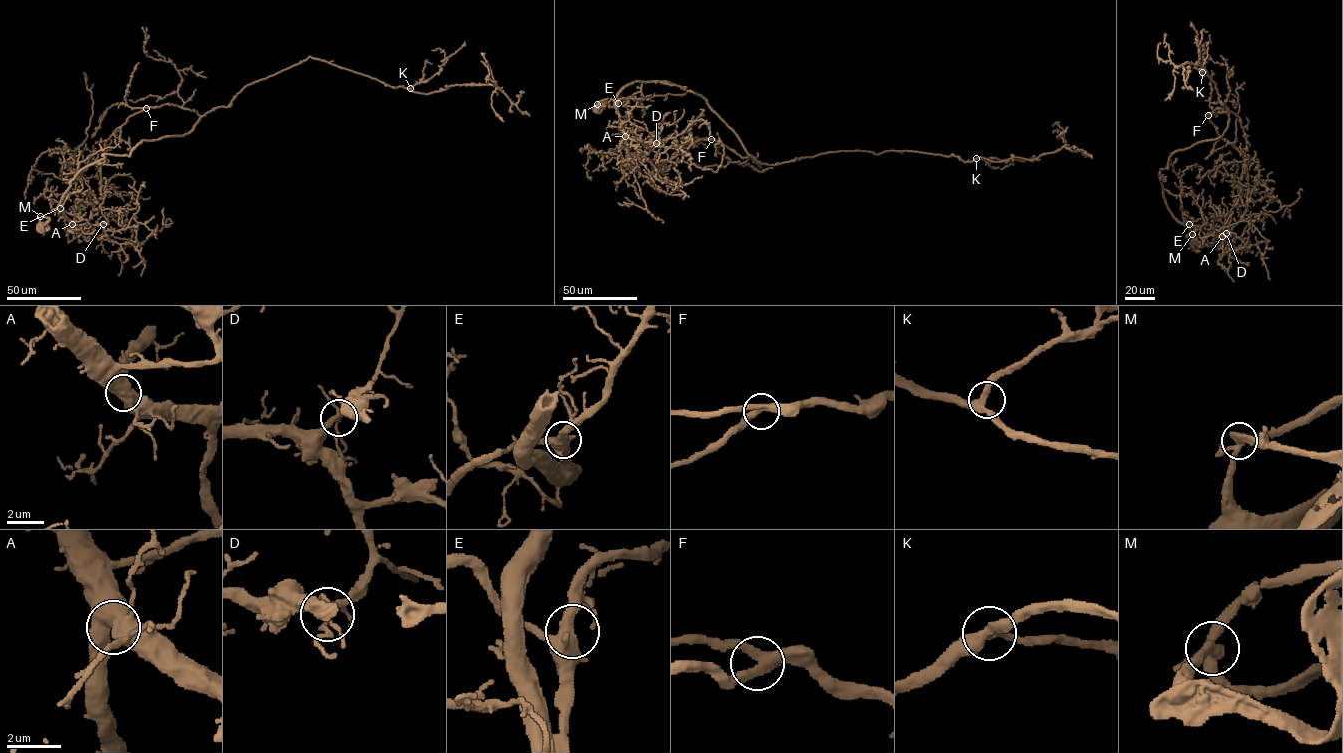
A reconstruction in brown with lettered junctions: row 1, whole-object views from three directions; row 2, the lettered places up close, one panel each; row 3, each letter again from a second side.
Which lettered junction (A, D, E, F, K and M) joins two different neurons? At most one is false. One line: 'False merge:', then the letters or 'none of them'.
False merge: none of them

